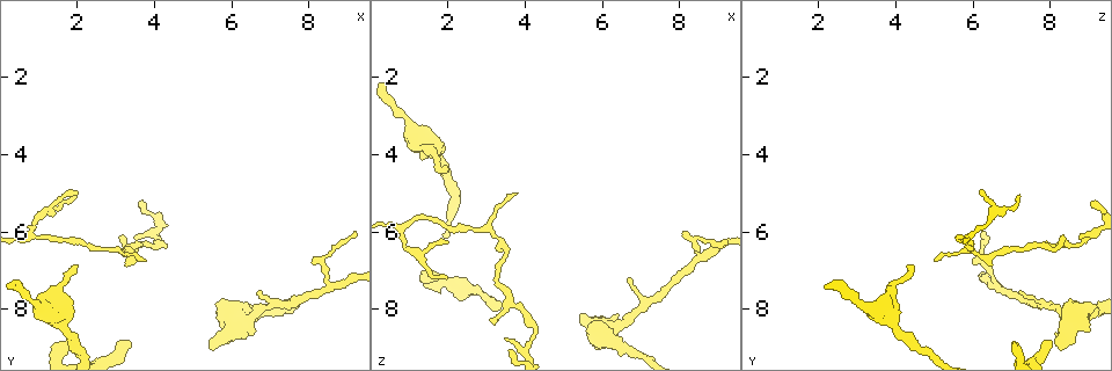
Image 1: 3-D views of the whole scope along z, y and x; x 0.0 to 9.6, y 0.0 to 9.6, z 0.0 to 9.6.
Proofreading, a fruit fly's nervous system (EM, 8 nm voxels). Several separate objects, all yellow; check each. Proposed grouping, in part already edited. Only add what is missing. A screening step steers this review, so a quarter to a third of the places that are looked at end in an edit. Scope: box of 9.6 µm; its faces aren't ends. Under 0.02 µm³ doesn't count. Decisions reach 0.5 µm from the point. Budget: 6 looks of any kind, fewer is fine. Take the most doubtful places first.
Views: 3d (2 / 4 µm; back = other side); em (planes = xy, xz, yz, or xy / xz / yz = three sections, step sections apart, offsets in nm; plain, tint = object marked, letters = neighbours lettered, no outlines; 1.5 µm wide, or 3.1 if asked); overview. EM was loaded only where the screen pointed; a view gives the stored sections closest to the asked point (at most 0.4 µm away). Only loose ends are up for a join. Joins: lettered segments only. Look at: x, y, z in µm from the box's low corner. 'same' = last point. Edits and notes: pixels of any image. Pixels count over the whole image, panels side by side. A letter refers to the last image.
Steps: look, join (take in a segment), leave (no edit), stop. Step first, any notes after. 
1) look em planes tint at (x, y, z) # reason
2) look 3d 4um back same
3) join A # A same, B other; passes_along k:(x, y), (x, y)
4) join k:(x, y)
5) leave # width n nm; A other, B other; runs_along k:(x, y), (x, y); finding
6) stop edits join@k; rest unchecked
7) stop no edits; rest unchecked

look em planes letters at (3.30, 8.80, 7.90) # branch stops here

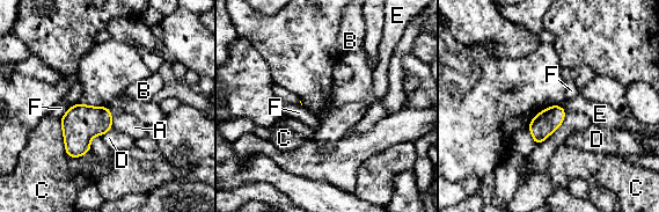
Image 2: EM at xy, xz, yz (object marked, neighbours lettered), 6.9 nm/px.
leave # A other, B other, C other, D other, E other, F other; border 2:(107, 107), (112, 115); no lettered segment goes on from it

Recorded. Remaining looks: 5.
look em yz step 8 tint at (1.95, 5.05, 7.20) # free end

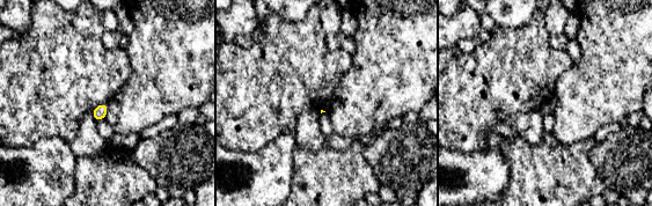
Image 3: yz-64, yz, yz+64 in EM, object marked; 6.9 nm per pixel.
look em planes letters same # cut it another way

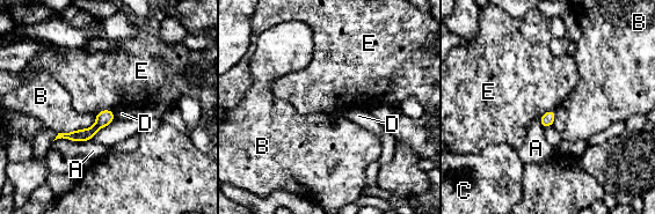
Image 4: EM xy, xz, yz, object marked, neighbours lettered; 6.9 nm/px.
leave # A other, B other, C other, D other, E other; runs_along 4:(110, 113), (87, 134), (65, 135); none of them fits

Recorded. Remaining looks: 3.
look em xy step 4 letters at (1.05, 7.55, 3.70) # stops while still wide

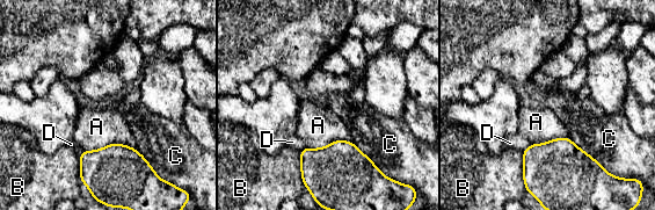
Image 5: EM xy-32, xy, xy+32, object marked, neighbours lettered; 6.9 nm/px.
leave # longest_contact A 360 nm; A other, B other, C other, D other; none of them fits

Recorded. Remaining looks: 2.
stop no edits; rest unchecked

